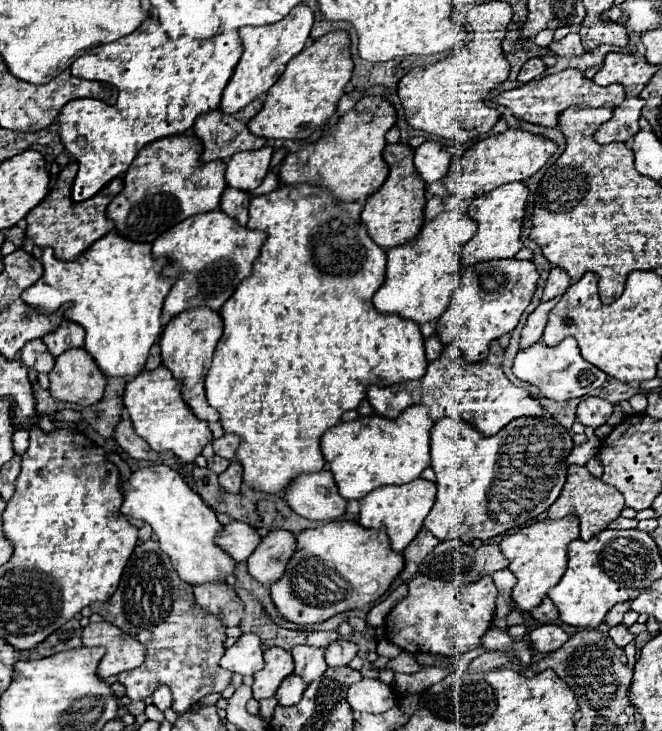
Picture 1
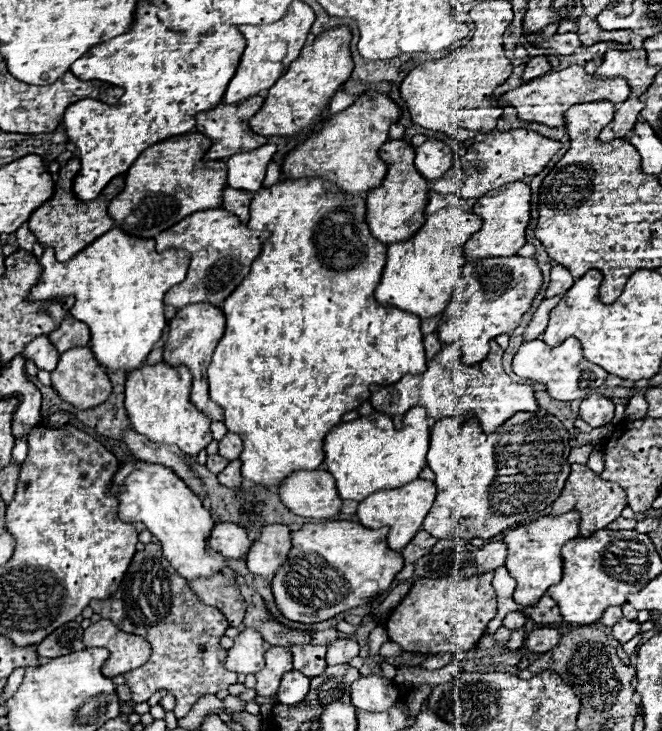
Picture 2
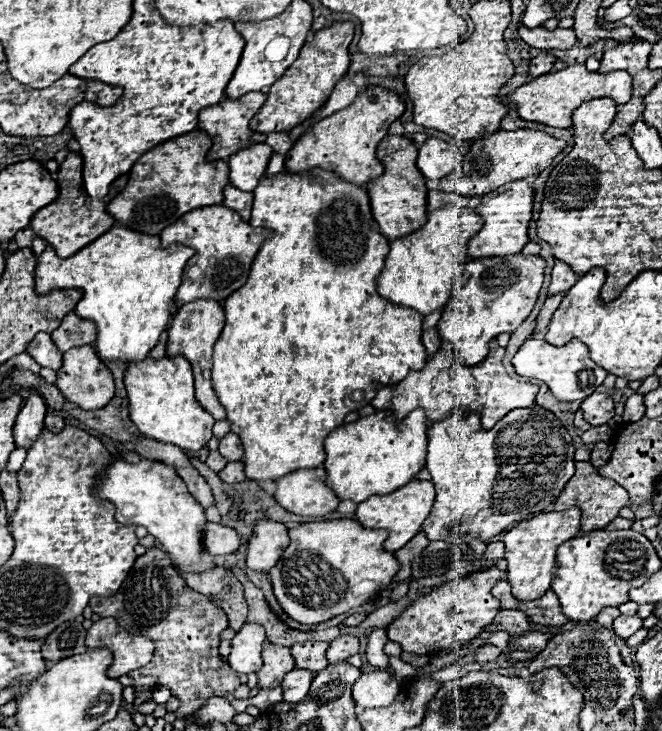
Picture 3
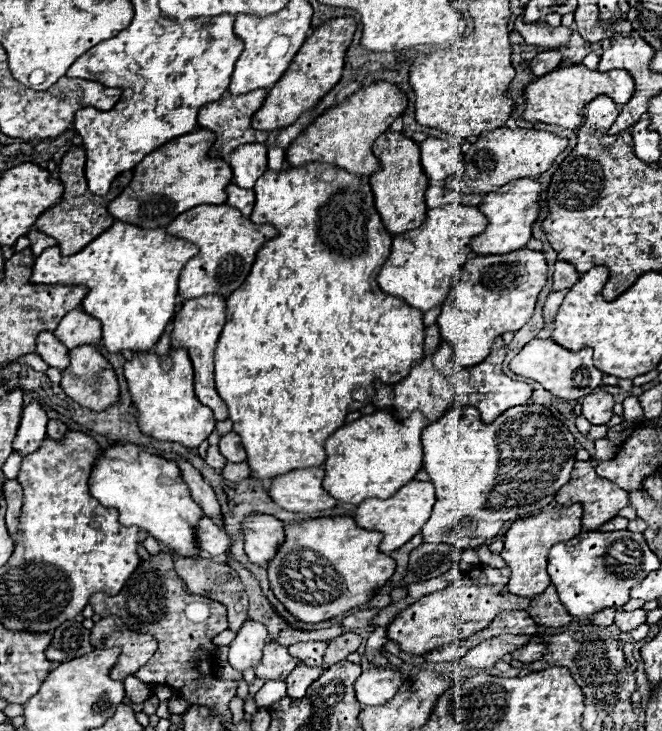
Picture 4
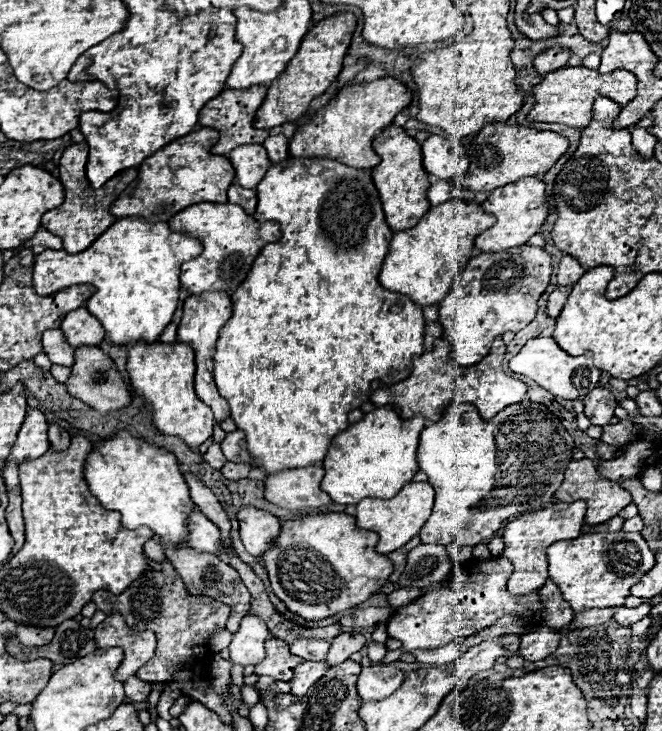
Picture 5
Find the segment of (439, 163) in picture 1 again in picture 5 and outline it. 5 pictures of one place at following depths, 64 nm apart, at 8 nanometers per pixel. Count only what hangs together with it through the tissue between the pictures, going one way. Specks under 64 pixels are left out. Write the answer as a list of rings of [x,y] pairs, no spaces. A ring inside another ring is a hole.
[[[430,136],[422,142],[422,156],[428,174],[444,180],[466,176],[470,166],[463,144],[454,137],[446,139],[442,136]]]

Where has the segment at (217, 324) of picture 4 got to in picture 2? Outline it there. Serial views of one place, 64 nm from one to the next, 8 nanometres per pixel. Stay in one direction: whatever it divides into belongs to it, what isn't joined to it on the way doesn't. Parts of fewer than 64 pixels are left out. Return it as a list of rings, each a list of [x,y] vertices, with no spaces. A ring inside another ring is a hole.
[[[200,302],[198,306],[184,306],[168,322],[168,340],[164,344],[164,362],[172,364],[172,366],[184,364],[190,368],[190,372],[194,376],[190,400],[198,406],[200,412],[204,412],[212,420],[222,420],[222,408],[210,400],[208,366],[212,360],[212,352],[224,334],[224,322],[226,322],[226,318],[222,314],[222,310],[216,306],[206,306],[206,302]]]

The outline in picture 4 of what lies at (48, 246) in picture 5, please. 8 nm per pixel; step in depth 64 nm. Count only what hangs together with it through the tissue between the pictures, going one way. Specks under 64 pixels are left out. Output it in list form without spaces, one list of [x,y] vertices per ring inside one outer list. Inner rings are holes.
[[[32,230],[32,232],[28,234],[28,238],[30,238],[30,242],[32,242],[32,246],[30,246],[30,248],[32,248],[34,256],[40,256],[40,254],[42,254],[42,250],[46,250],[46,248],[58,246],[54,238],[50,238],[48,234],[40,234],[40,230]]]

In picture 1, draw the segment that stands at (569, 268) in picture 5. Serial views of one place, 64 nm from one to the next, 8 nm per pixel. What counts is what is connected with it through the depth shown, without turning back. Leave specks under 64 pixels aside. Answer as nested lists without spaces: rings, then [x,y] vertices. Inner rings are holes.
[[[554,266],[550,270],[550,276],[548,276],[548,282],[544,286],[544,294],[542,294],[542,302],[554,298],[554,296],[560,296],[568,290],[568,286],[572,284],[572,278],[558,266]]]

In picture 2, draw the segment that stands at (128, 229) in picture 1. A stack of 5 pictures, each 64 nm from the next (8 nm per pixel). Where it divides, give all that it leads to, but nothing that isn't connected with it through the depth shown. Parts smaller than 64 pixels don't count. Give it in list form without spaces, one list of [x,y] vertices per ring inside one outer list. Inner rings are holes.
[[[188,132],[146,148],[130,166],[126,186],[110,202],[108,214],[124,232],[140,238],[154,238],[192,212],[220,208],[228,170],[222,160],[204,160],[210,144],[210,138],[204,134]]]

